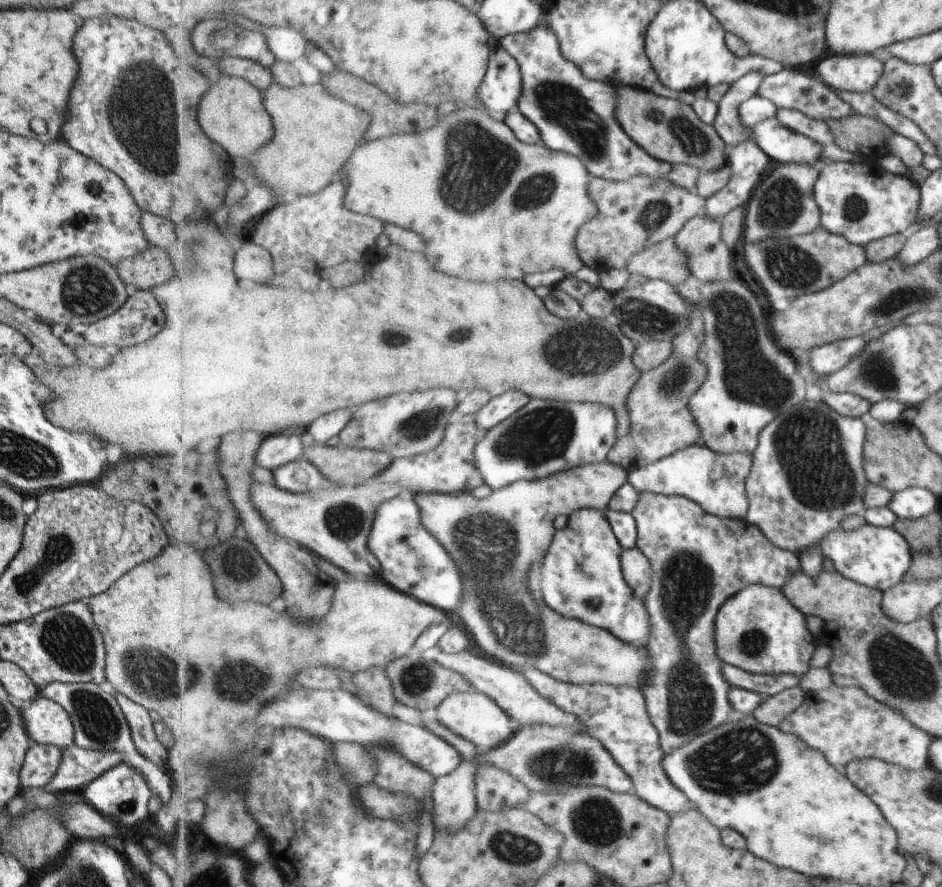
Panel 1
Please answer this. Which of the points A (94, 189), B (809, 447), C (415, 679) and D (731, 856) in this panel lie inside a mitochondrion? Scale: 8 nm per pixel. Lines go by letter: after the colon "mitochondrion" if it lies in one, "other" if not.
A: other
B: mitochondrion
C: mitochondrion
D: other

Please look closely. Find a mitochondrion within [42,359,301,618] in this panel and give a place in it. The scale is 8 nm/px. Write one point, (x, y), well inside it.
(242, 568)

